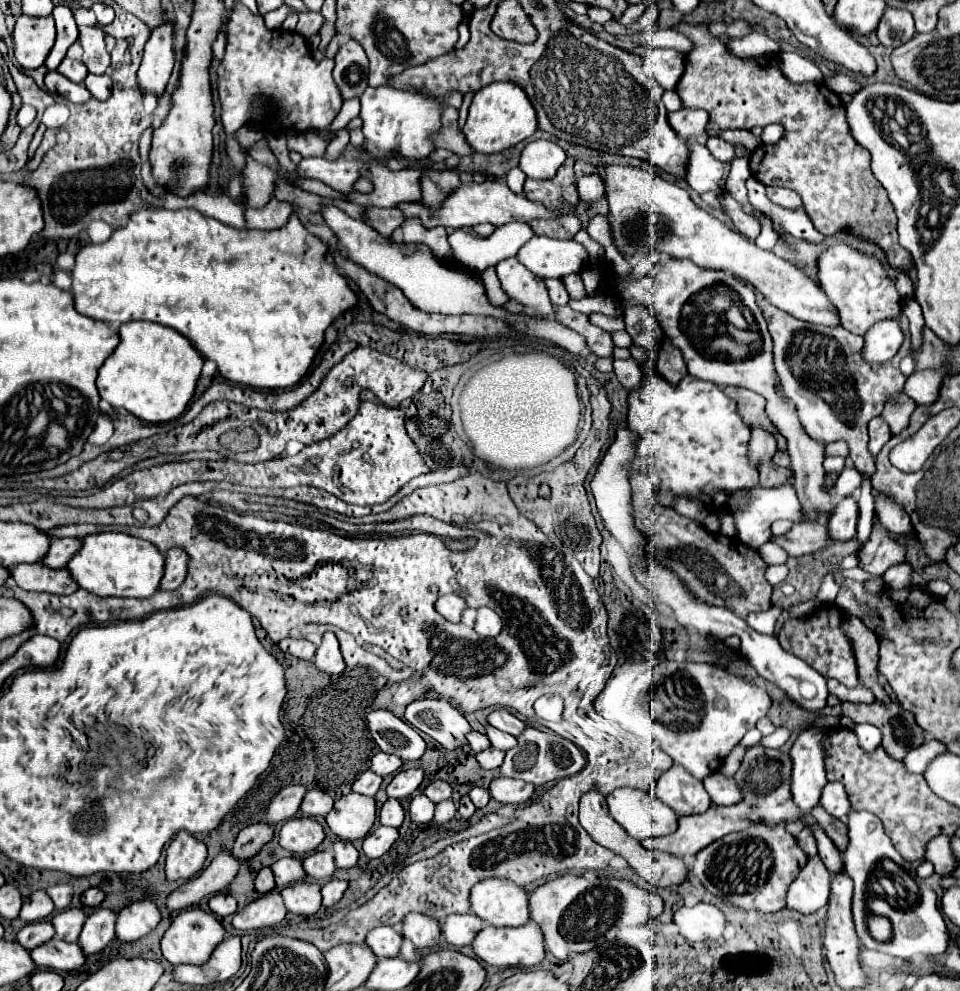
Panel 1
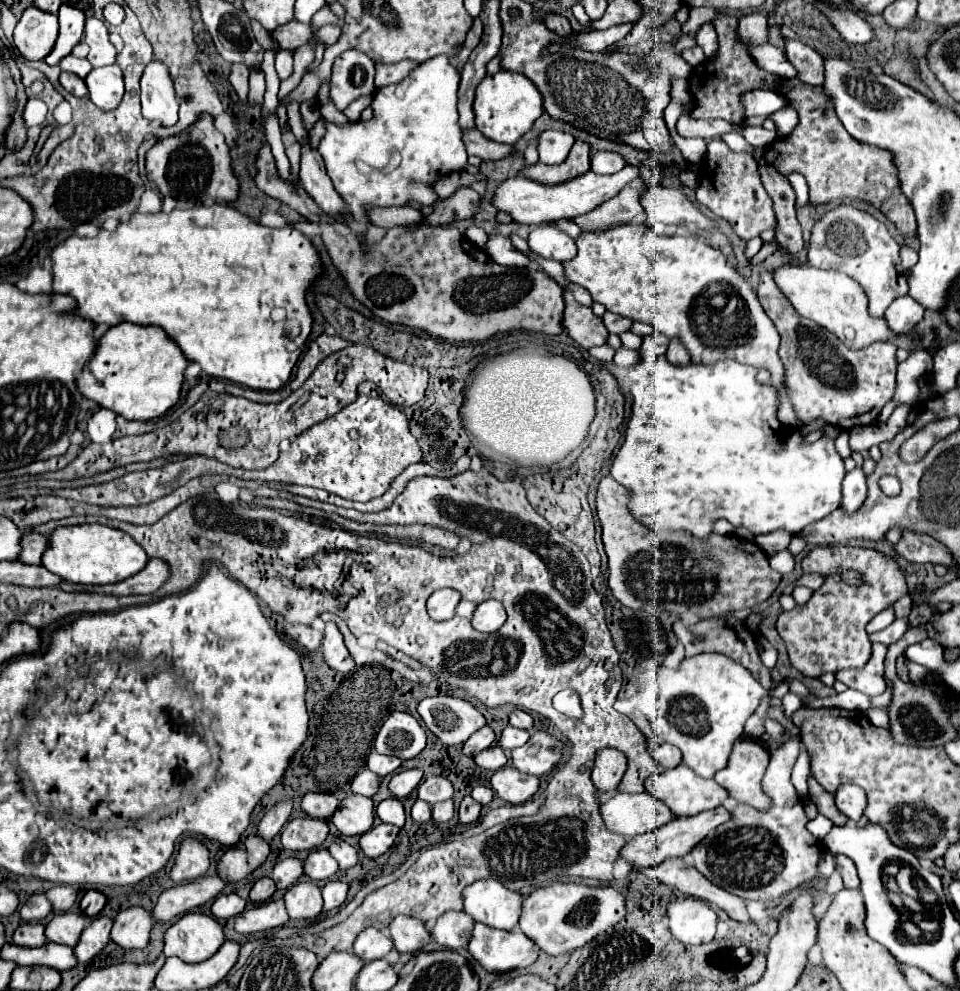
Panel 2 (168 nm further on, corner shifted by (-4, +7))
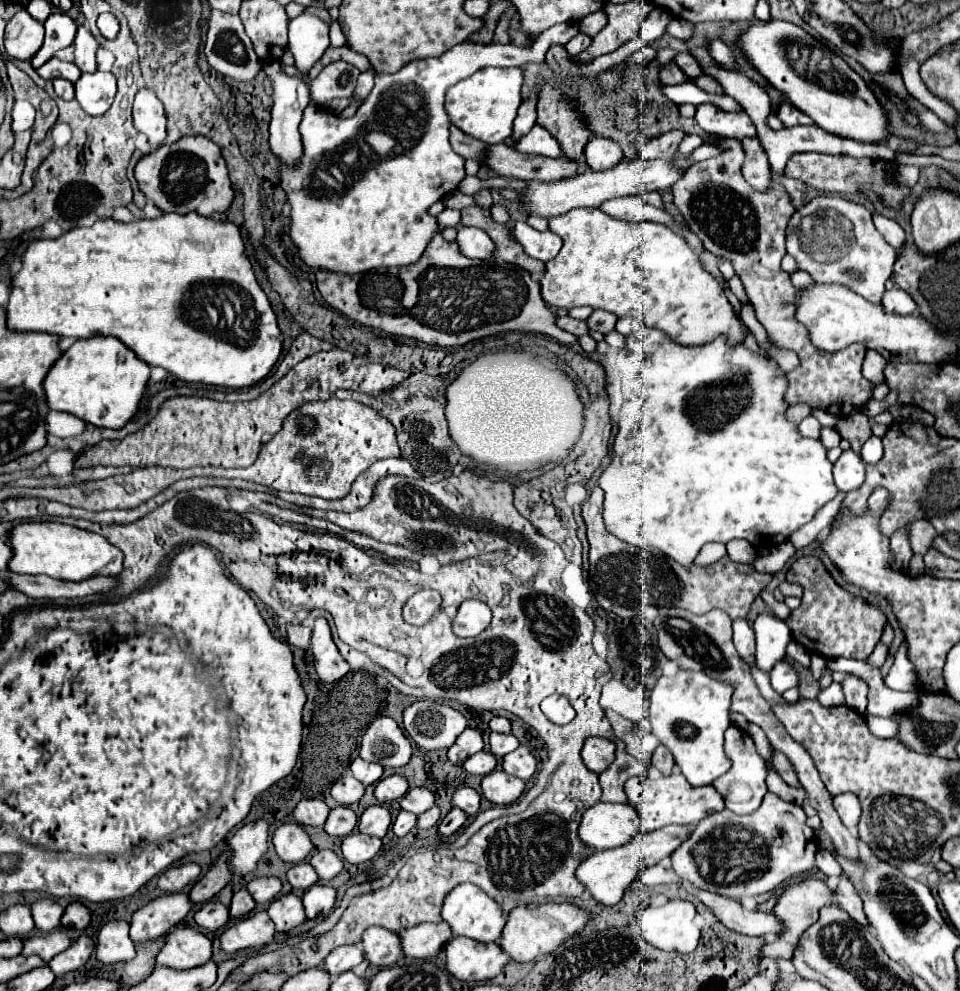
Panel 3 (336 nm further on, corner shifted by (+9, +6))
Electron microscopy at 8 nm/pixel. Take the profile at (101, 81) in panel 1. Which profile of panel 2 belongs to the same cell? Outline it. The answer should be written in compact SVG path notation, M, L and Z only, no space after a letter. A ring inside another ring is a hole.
M116 64L104 66L104 68L94 68L86 76L86 86L88 86L90 100L98 108L102 108L102 110L116 108L124 94L122 70Z

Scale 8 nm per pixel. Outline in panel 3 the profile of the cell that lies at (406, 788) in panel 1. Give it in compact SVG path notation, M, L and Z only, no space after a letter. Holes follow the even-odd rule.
M391 775L391 777L385 777L377 783L375 787L375 797L379 803L391 803L395 799L401 799L405 793L407 793L407 781L405 777L401 775Z

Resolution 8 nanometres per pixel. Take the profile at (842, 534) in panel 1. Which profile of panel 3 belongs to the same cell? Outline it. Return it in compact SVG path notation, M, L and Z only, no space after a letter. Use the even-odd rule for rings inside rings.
M847 449L835 461L833 477L839 491L859 489L861 483L865 481L865 461L853 449Z

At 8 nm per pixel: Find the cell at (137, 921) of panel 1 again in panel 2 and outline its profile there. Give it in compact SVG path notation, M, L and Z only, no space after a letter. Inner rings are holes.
M130 906L120 910L114 918L112 940L122 948L144 948L152 928L152 914L142 906Z

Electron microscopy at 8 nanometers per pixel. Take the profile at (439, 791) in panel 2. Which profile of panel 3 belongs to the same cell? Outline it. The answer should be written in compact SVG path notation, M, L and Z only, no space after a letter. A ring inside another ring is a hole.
M417 787L417 789L409 789L405 793L405 797L401 799L401 809L409 811L413 815L425 813L427 809L431 809L435 805L435 797L429 789L425 787Z

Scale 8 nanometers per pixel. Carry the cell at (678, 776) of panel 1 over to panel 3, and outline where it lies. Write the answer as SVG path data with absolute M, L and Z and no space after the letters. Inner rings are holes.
M671 773L669 777L659 779L633 777L625 783L625 793L641 817L641 833L655 831L665 825L697 825L709 813L723 809L723 797L715 787L693 787L681 773Z

